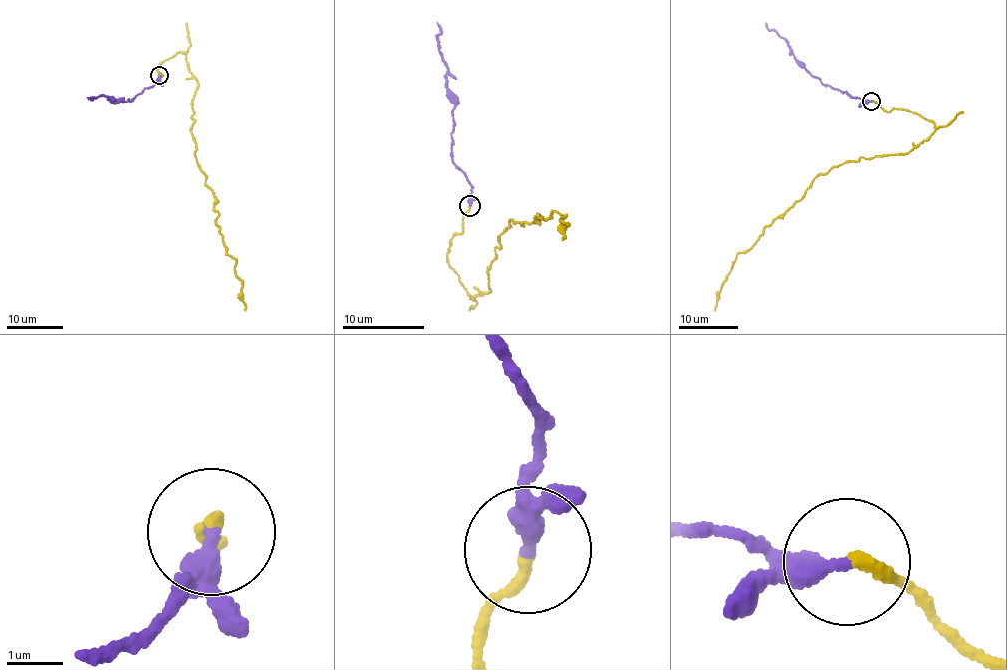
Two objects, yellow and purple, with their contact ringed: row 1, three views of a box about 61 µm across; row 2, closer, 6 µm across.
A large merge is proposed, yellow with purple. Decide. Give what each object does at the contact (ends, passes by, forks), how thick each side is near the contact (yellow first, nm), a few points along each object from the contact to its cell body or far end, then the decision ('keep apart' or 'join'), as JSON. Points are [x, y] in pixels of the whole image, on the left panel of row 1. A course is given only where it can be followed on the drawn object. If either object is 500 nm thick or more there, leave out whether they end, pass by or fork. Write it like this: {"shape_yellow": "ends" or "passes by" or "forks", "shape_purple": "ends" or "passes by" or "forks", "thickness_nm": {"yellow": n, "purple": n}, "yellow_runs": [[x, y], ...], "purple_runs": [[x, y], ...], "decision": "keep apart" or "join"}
{"shape_yellow": "ends", "shape_purple": "ends", "thickness_nm": {"yellow": 200, "purple": 320}, "yellow_runs": [[160, 75], [161, 62], [181, 52], [198, 85], [191, 107], [194, 153], [227, 255], [235, 260], [244, 310]], "purple_runs": [[160, 76], [154, 84], [136, 94], [131, 101], [119, 102], [99, 95], [91, 100], [86, 98]], "decision": "join"}

